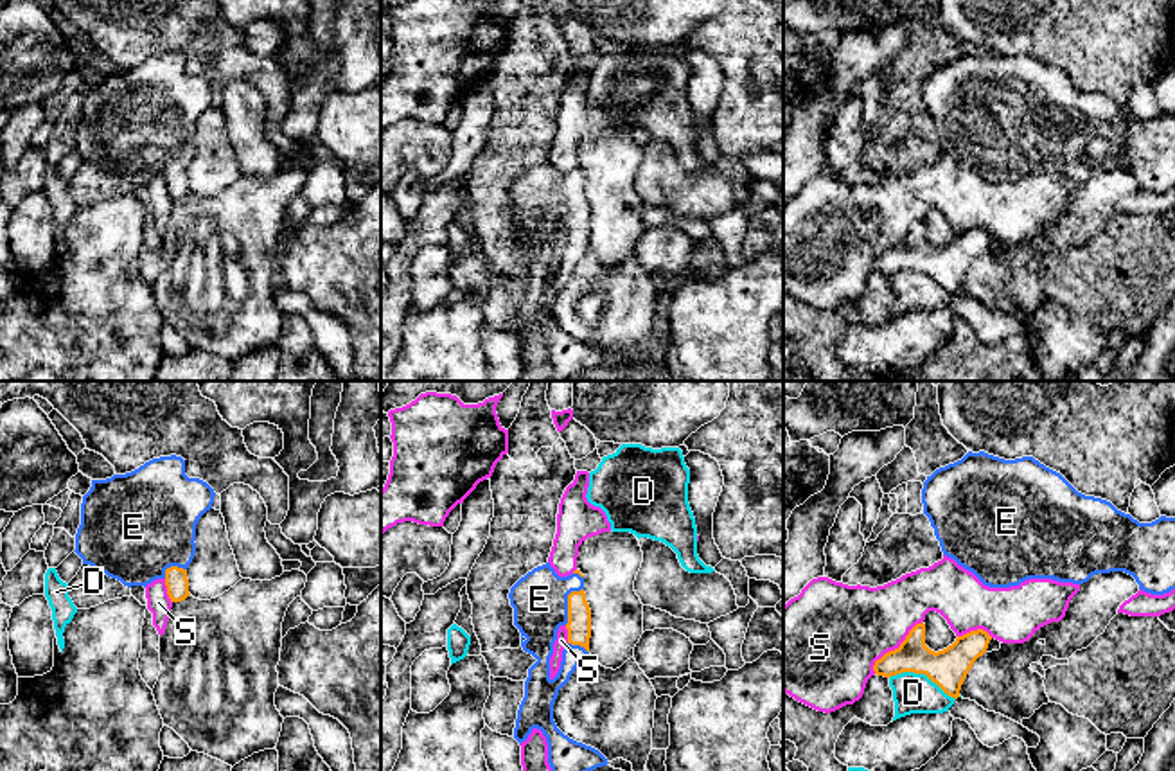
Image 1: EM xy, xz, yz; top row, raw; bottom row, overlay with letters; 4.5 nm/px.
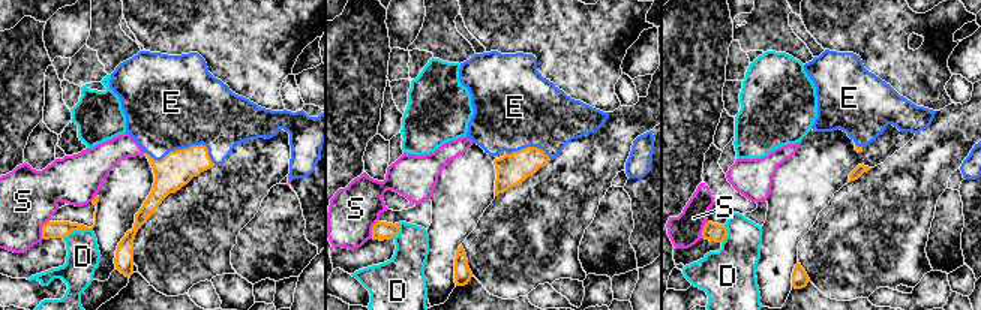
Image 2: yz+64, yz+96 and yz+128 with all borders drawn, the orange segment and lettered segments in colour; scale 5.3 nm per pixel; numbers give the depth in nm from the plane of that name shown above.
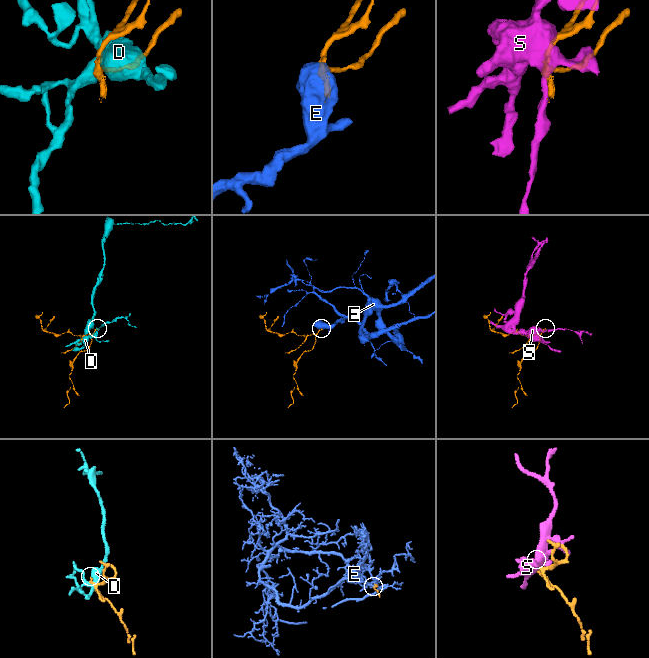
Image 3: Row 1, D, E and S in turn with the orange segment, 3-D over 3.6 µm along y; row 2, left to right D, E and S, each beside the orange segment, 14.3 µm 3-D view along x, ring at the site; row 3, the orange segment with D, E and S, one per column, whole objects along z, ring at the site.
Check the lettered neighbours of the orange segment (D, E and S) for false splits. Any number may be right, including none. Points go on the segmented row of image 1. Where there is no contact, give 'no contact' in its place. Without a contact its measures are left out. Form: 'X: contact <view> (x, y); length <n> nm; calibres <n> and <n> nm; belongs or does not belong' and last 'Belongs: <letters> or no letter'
D: contact yz (922, 673); length 320 nm; calibres 170 and 180 nm; does not belong
E: contact xz (568, 602); length 190 nm; calibres 110 and 260 nm; belongs
S: contact yz (895, 649); length 320 nm; calibres 170 and 400 nm; does not belong
Belongs: E

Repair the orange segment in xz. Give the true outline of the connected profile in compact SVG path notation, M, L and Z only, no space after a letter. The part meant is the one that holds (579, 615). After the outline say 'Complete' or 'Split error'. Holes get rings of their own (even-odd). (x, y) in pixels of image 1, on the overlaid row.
M550 563L521 577L508 593L514 625L521 633L521 647L537 661L528 669L525 697L517 710L514 739L521 744L534 728L548 742L552 771L593 771L607 766L595 748L564 735L553 721L553 703L575 669L589 654L591 609L584 593L584 575L575 570L559 577ZM559 627L568 629L568 643L557 676L550 678L550 658Z. Split error

